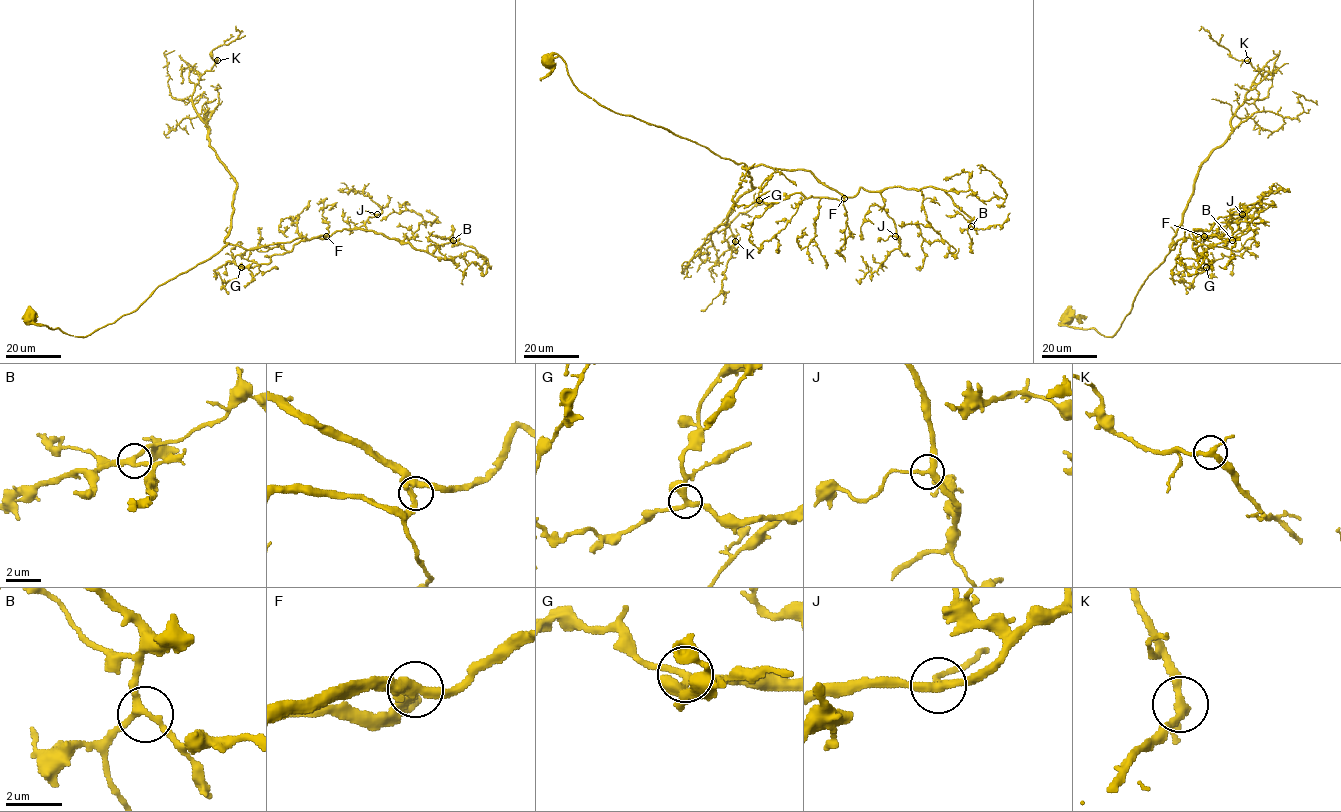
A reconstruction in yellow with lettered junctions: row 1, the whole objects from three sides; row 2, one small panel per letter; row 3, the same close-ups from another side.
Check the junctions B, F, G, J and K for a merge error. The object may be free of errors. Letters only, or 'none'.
none

